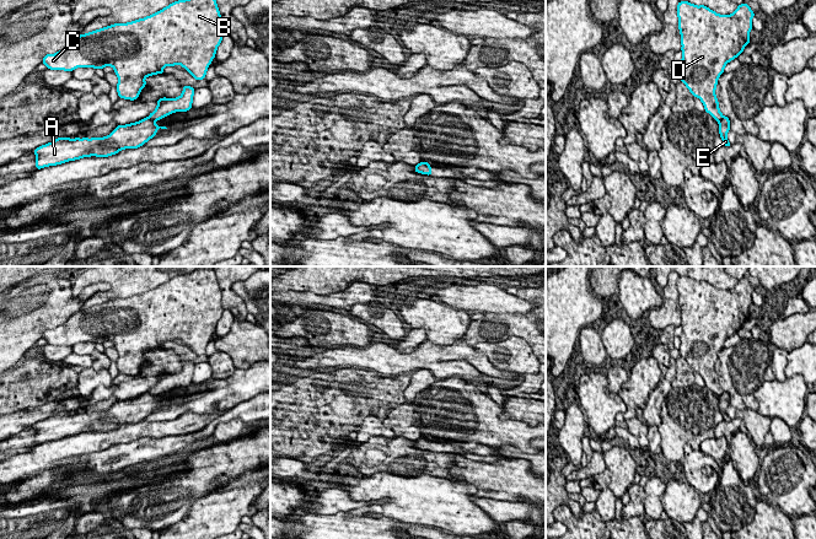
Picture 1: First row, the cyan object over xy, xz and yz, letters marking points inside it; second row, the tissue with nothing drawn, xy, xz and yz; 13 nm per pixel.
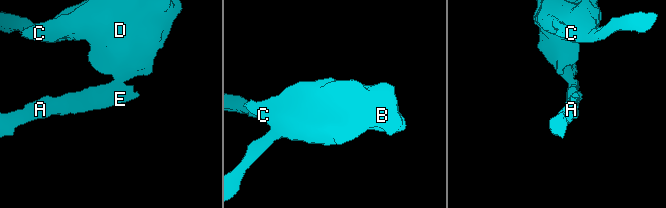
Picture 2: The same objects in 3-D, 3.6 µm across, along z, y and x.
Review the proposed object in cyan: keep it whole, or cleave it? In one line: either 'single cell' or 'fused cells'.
fused cells

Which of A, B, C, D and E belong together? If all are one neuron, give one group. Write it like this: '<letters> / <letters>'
A E / B C D

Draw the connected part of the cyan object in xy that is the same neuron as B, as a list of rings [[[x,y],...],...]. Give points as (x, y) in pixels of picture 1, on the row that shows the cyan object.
[[[178,0],[147,17],[80,34],[64,49],[44,55],[43,64],[50,70],[65,71],[76,68],[103,69],[109,65],[119,80],[116,86],[118,96],[134,101],[146,86],[145,79],[163,74],[165,66],[179,64],[195,80],[204,80],[222,37],[216,0]]]

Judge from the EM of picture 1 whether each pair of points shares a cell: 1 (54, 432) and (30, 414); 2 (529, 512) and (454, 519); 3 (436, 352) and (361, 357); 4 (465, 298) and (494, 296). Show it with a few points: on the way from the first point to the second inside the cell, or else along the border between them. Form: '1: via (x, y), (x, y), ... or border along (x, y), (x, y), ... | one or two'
1: via (48, 426), (36, 416) | one
2: via (510, 512), (472, 515) | one
3: via (418, 359), (385, 360), (380, 357) | one
4: via (472, 298), (487, 297) | one

